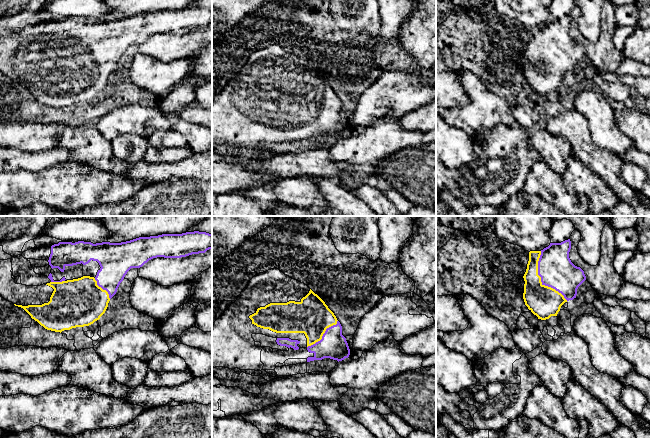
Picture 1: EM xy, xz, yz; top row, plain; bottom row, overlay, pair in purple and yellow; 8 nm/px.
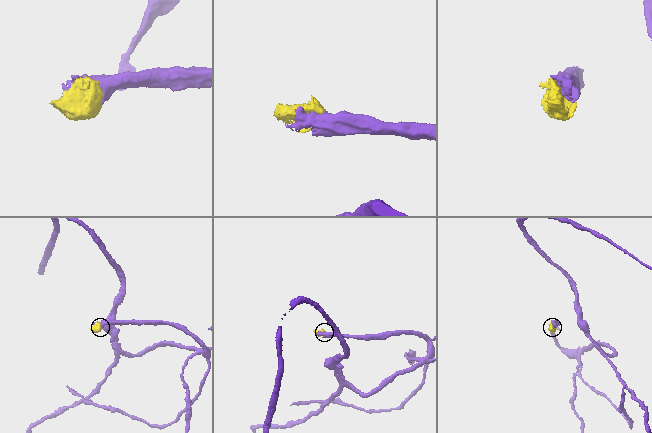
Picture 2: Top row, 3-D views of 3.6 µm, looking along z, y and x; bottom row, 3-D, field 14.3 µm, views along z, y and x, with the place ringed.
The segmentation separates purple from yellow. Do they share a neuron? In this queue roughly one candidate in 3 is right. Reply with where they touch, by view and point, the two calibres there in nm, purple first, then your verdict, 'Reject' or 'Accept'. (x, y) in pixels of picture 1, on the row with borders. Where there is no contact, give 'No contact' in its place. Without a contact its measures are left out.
Touches purple at yz (541, 280). Thickness 280 nm (purple) against 260 nm. Accept

